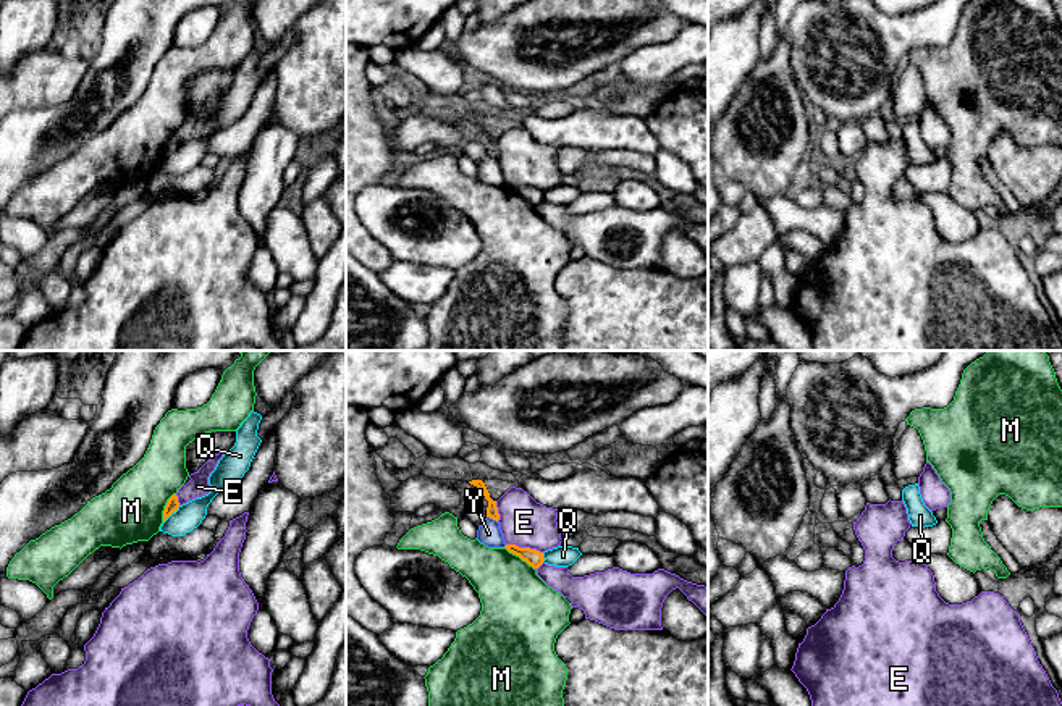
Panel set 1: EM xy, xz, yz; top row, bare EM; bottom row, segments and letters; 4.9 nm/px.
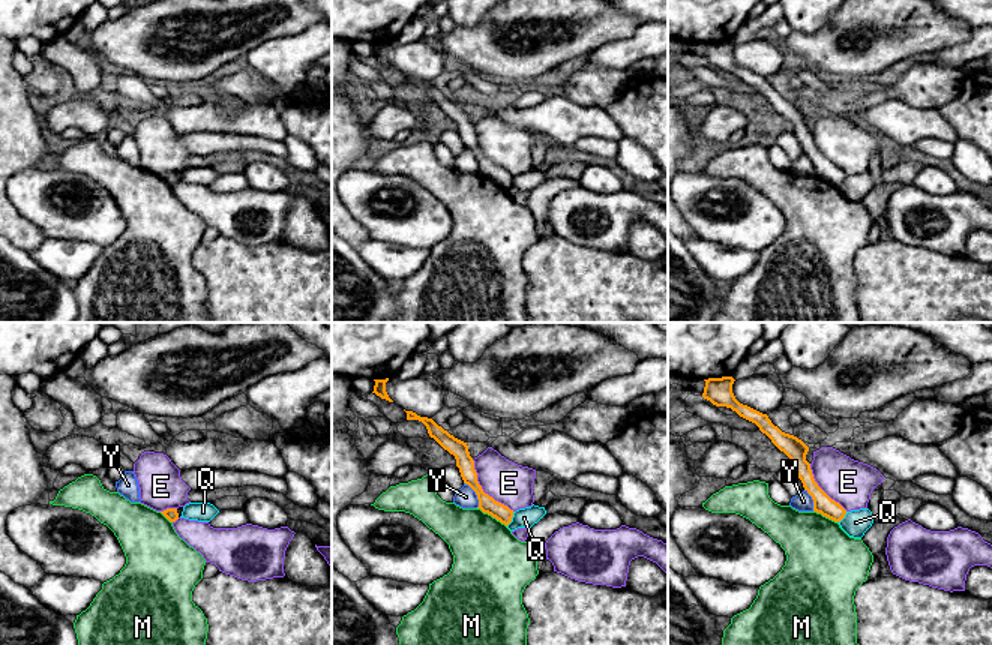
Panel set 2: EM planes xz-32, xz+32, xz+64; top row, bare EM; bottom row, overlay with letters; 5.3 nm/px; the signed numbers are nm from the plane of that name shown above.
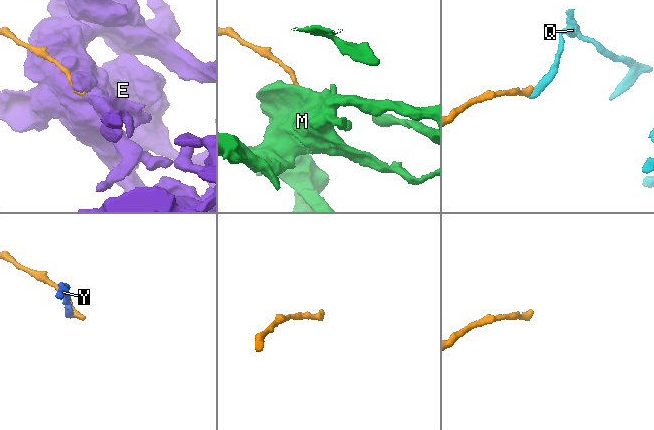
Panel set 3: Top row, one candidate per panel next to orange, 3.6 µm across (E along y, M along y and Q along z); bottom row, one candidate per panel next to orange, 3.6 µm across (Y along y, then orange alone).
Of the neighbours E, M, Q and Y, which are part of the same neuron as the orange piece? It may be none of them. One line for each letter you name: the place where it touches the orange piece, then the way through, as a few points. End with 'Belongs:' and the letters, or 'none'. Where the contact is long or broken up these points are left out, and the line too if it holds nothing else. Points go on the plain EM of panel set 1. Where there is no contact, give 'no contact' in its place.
Belongs: none

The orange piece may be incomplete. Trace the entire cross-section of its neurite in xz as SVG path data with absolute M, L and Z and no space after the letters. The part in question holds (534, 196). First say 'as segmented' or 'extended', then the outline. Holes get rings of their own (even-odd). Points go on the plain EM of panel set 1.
as segmented | M506 183L504 184L509 191L519 194L522 199L525 199L529 204L532 204L533 207L538 207L545 195L543 191L537 189L537 187L530 187L530 186L519 186L516 183Z

